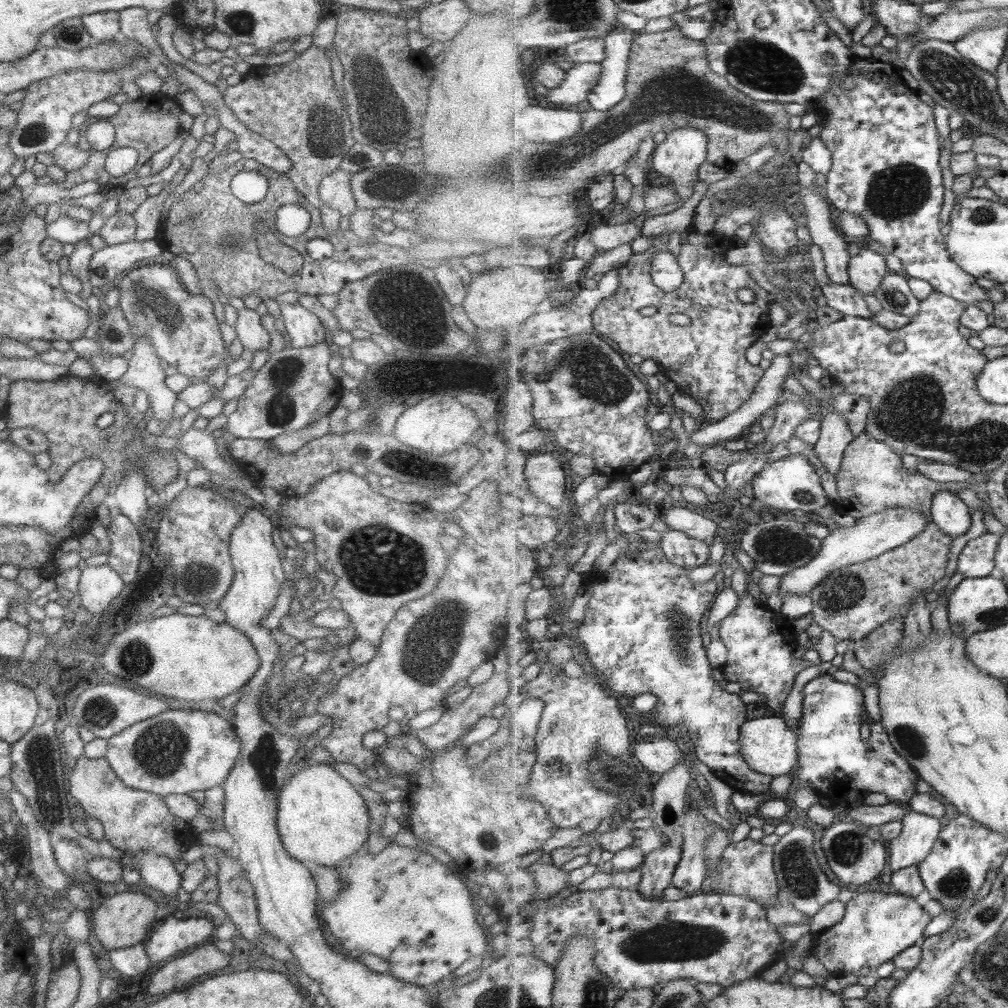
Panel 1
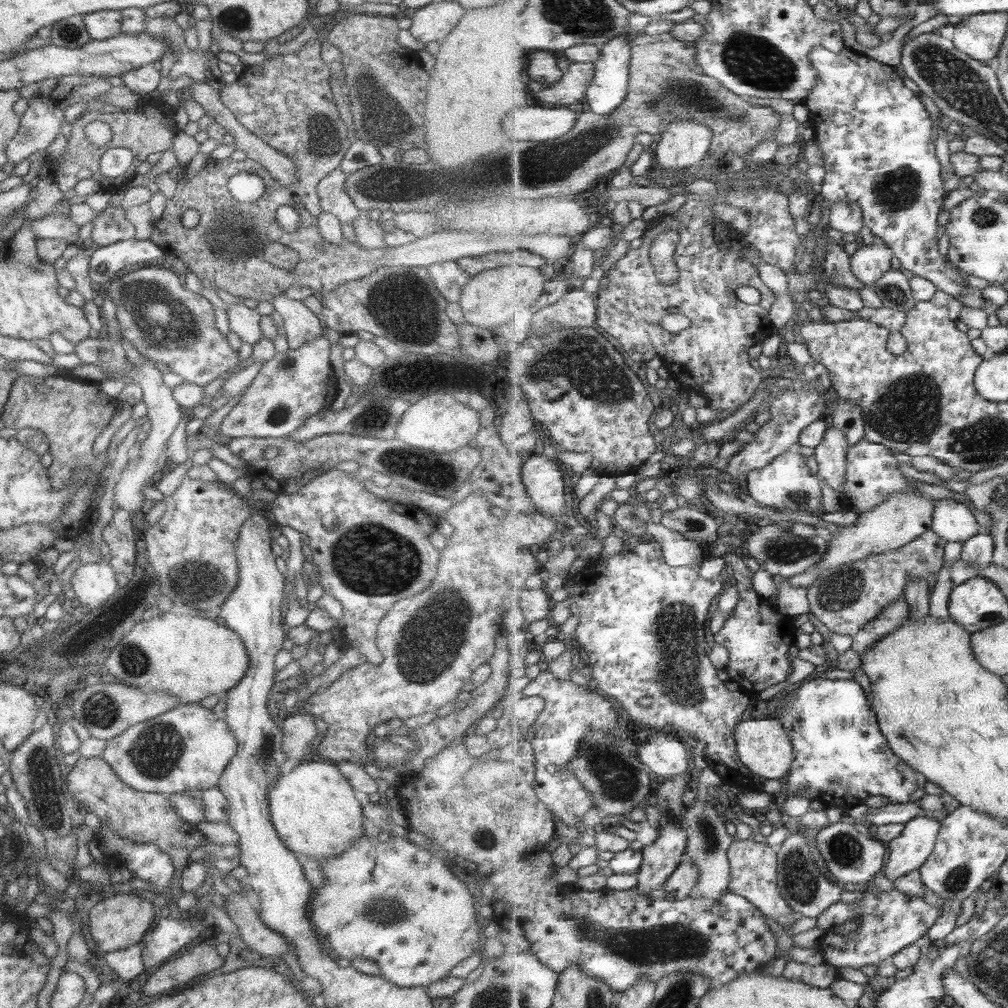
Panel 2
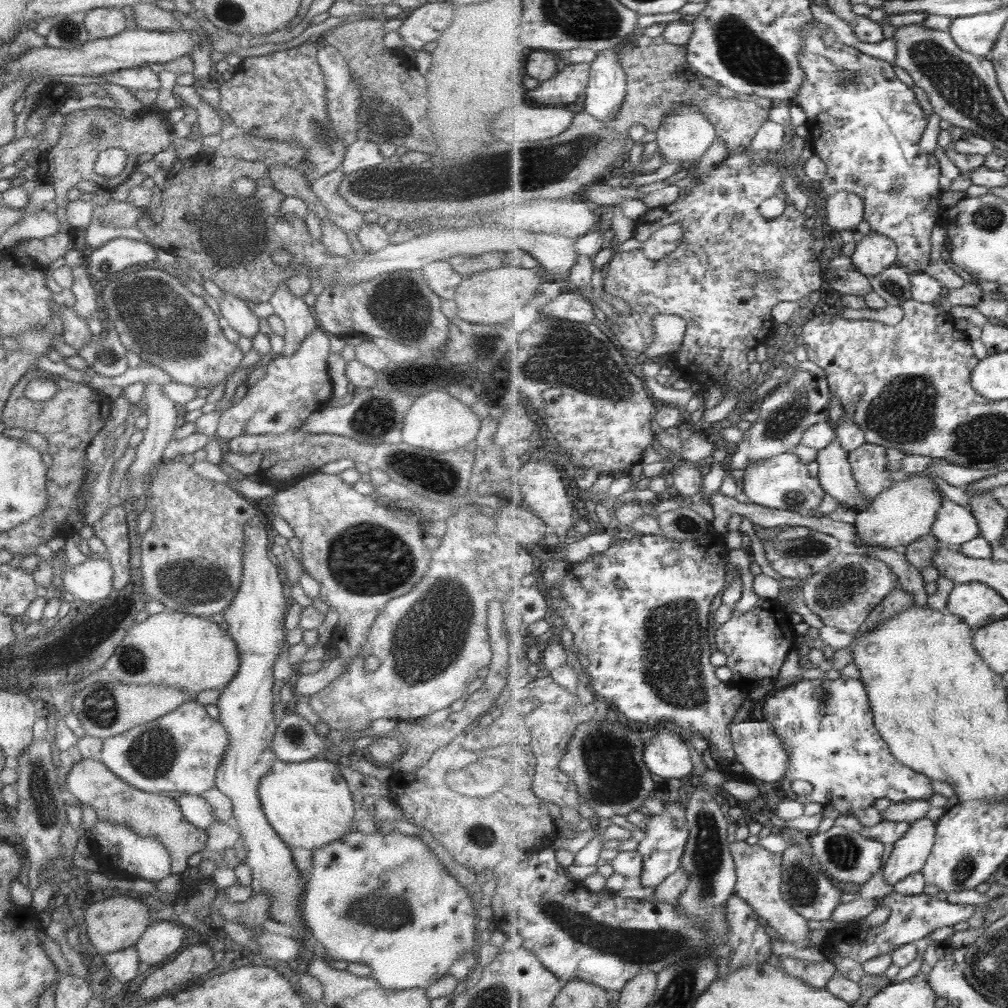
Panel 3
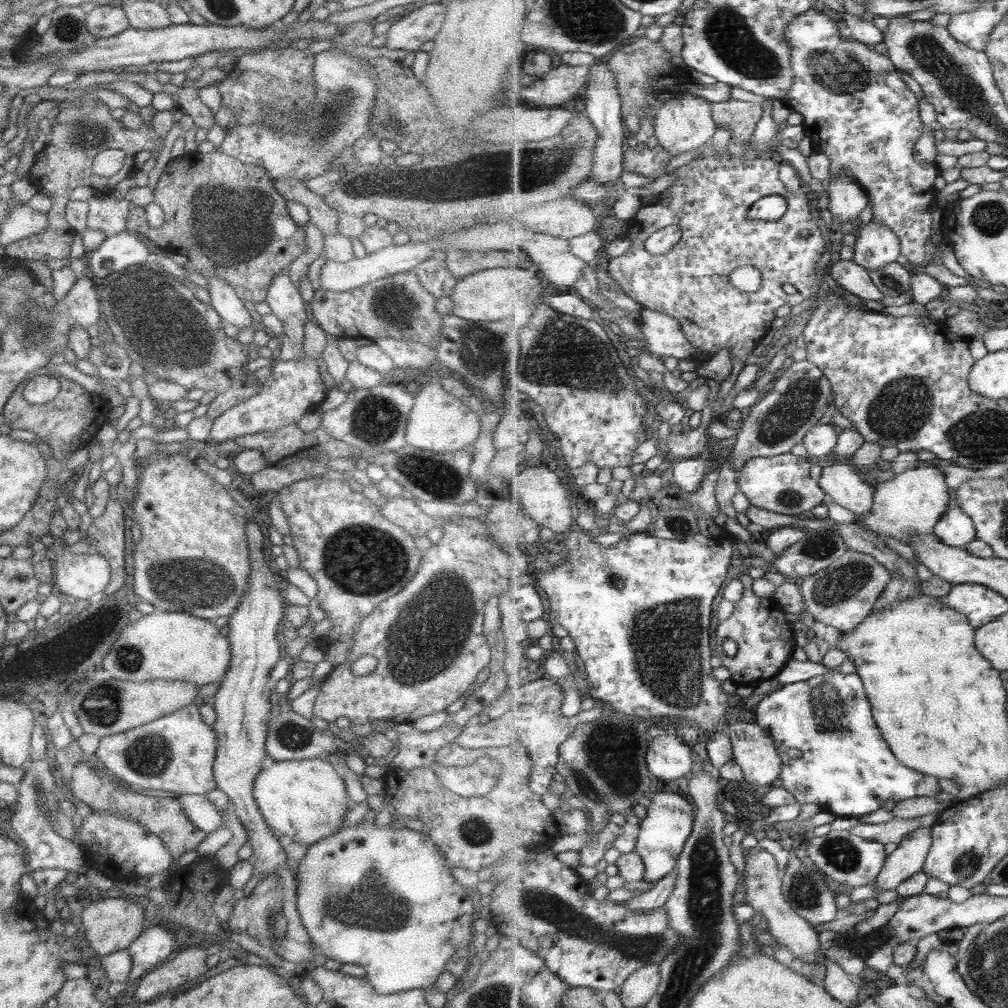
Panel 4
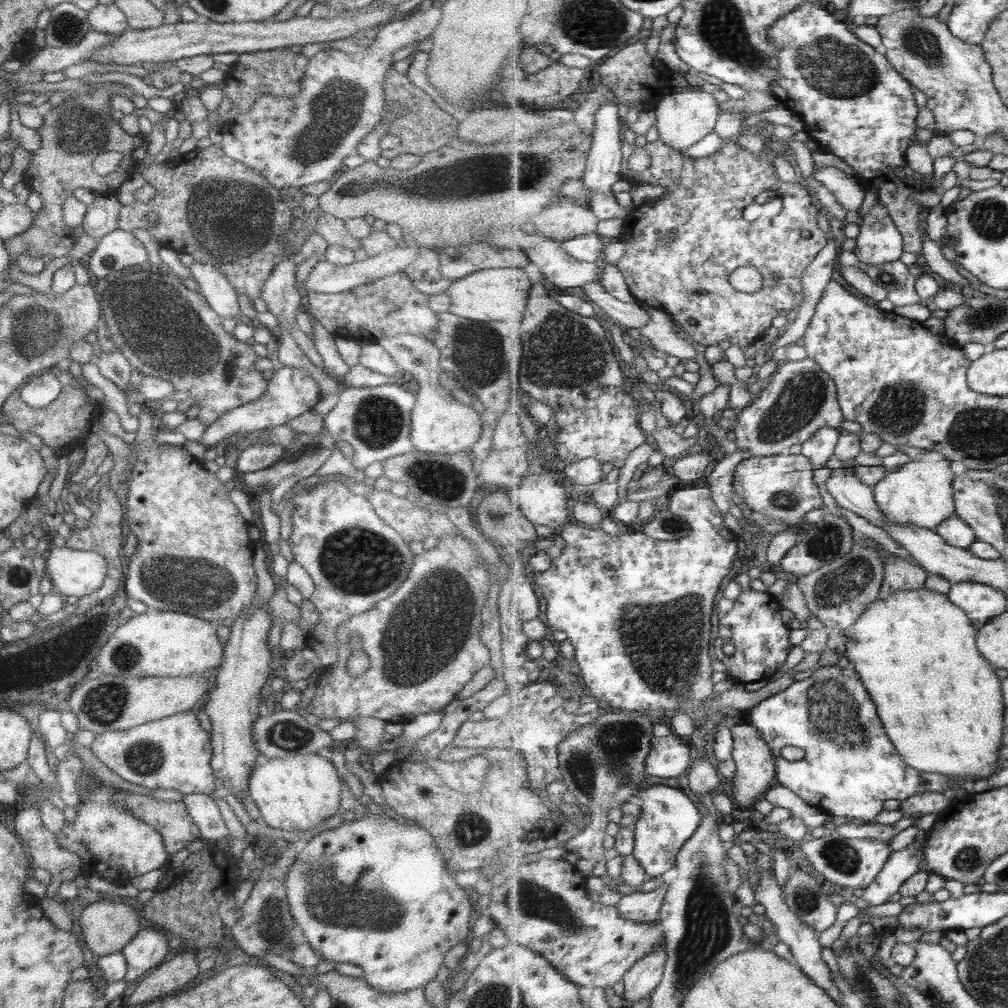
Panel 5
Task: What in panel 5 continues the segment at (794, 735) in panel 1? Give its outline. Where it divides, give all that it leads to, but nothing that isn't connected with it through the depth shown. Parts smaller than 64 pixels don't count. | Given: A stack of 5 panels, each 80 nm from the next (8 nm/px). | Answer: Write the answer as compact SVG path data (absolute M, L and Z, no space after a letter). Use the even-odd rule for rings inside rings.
M736 723L732 726L734 751L732 758L736 762L736 776L733 778L733 793L739 805L752 808L757 794L765 794L777 783L778 766L769 743L762 737L759 729L751 723Z

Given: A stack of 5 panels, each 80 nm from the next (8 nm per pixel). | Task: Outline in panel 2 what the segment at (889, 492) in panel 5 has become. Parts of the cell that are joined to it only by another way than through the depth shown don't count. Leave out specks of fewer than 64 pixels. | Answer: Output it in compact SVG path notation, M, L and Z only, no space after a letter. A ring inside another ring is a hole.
M917 490L911 493L897 493L895 497L887 499L887 503L875 507L869 513L859 514L853 526L843 527L840 531L830 535L830 543L825 553L823 562L819 566L797 574L788 579L793 588L810 588L821 573L829 569L837 569L855 561L863 561L873 554L883 554L890 551L901 550L902 546L908 545L928 530L932 529L935 501L924 498Z

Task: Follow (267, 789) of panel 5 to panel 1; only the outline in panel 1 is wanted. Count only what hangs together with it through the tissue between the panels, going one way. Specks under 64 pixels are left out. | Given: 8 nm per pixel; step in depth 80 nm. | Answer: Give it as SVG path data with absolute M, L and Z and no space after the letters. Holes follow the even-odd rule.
M332 765L305 766L287 777L276 795L276 829L291 858L334 868L364 848L367 840L367 807L358 791L339 776Z

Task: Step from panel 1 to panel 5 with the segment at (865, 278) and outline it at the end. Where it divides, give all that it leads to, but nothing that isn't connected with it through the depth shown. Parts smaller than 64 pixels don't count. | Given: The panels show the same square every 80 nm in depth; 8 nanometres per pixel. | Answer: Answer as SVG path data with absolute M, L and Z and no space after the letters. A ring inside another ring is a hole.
M877 199L877 204L863 215L860 235L856 237L856 246L853 252L862 266L877 266L878 264L899 260L903 256L903 251L905 251L904 236L895 225L894 219L891 218L886 206L880 204L880 201Z

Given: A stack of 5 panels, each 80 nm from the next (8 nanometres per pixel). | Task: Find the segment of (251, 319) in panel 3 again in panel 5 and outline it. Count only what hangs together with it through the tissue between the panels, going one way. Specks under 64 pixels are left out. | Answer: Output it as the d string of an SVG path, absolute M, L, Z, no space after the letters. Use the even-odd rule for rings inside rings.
M193 262L188 268L207 306L221 319L238 320L241 315L237 302L238 294L218 269L203 262Z

